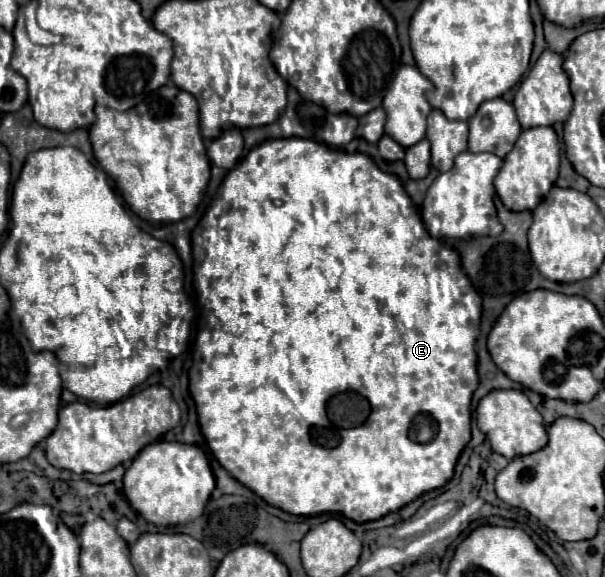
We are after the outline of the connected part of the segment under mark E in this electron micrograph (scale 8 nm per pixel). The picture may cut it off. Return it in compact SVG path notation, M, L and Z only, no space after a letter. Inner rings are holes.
M277 138L255 146L225 176L223 184L219 186L219 198L214 202L220 202L223 206L218 220L201 220L195 226L192 237L193 284L197 304L207 310L207 326L195 340L193 364L189 370L189 390L197 404L201 432L219 464L267 504L277 506L289 514L315 516L321 512L341 512L359 524L379 520L389 512L397 512L423 492L447 484L453 476L461 450L471 440L469 406L471 396L479 384L475 343L479 336L482 300L468 276L465 276L459 254L427 232L399 178L381 172L375 162L361 152L347 154L345 150L325 146L311 138Z

